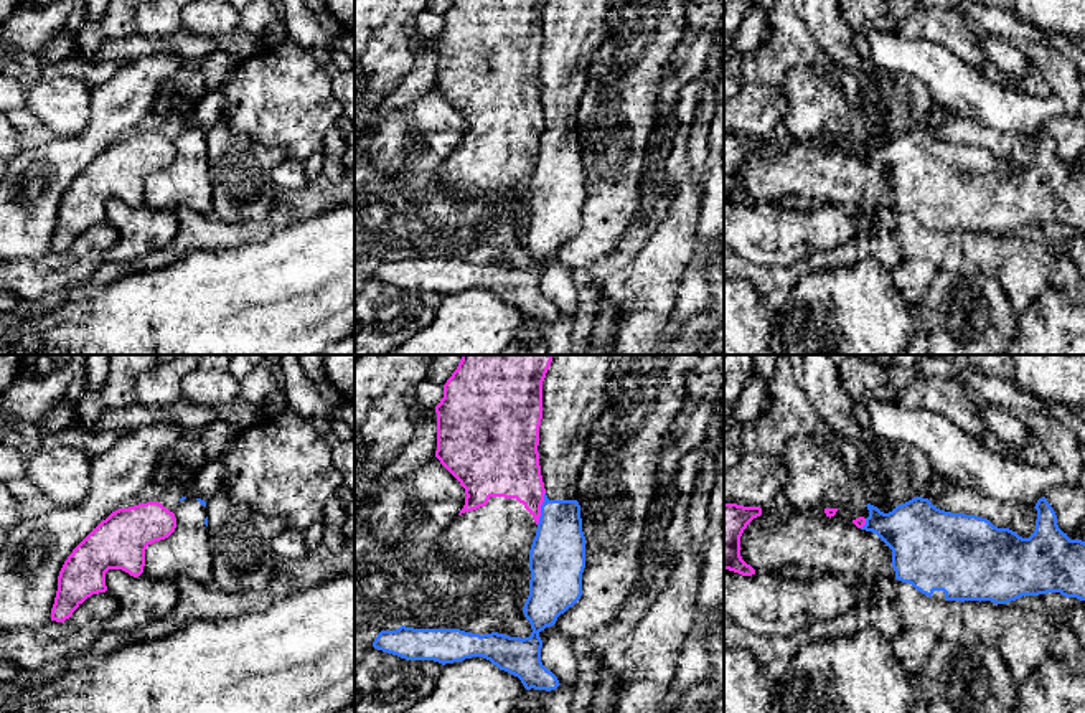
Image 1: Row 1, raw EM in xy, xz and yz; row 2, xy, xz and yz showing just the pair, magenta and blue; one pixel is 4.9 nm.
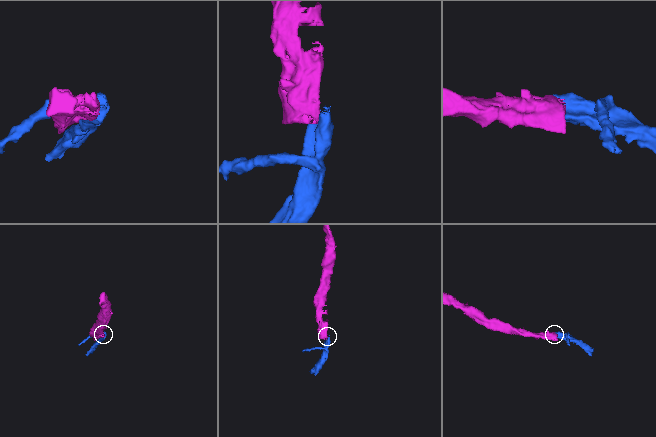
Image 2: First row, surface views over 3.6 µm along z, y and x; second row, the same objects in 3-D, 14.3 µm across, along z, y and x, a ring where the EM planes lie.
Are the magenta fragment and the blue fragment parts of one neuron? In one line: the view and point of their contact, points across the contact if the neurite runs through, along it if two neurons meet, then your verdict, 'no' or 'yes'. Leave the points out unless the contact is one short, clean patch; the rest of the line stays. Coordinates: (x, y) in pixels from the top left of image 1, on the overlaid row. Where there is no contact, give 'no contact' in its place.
xz (540, 509) | along xz (544, 492), (541, 515), (536, 524) | no

